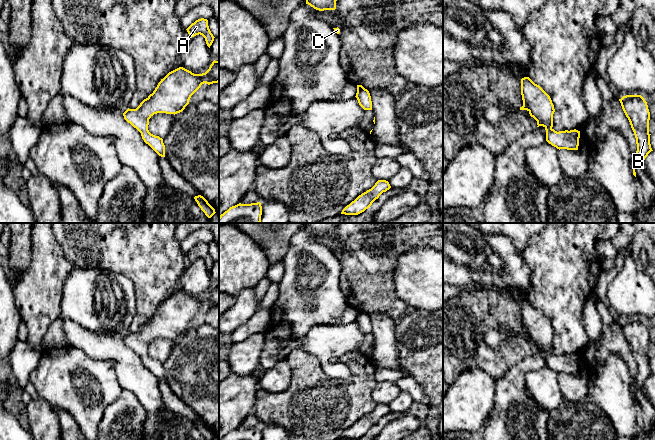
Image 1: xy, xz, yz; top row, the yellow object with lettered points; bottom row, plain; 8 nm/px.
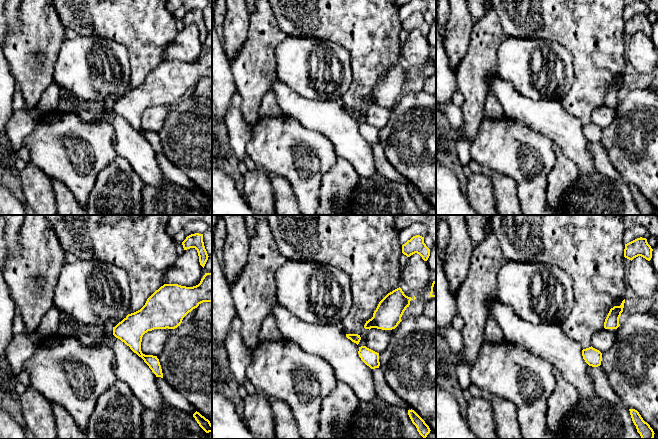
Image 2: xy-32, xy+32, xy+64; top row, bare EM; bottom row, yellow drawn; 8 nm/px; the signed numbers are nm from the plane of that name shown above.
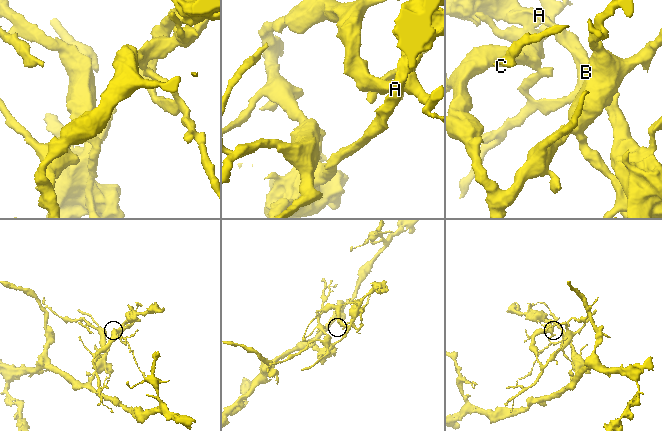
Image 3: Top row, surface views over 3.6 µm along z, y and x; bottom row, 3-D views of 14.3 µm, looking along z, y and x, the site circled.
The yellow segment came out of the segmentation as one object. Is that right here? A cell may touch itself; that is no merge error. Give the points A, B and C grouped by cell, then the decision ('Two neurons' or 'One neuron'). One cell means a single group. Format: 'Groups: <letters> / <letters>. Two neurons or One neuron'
Groups: A B / C. Two neurons

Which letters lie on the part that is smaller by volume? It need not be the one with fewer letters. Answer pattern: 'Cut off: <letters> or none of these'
Cut off: C

